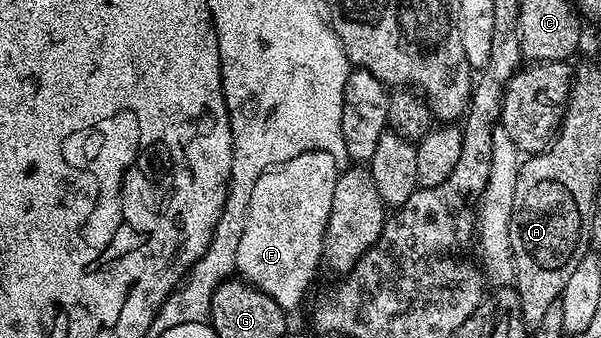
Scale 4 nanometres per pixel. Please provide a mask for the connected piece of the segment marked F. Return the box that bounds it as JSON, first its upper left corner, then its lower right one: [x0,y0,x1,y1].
[236,151,338,311]

